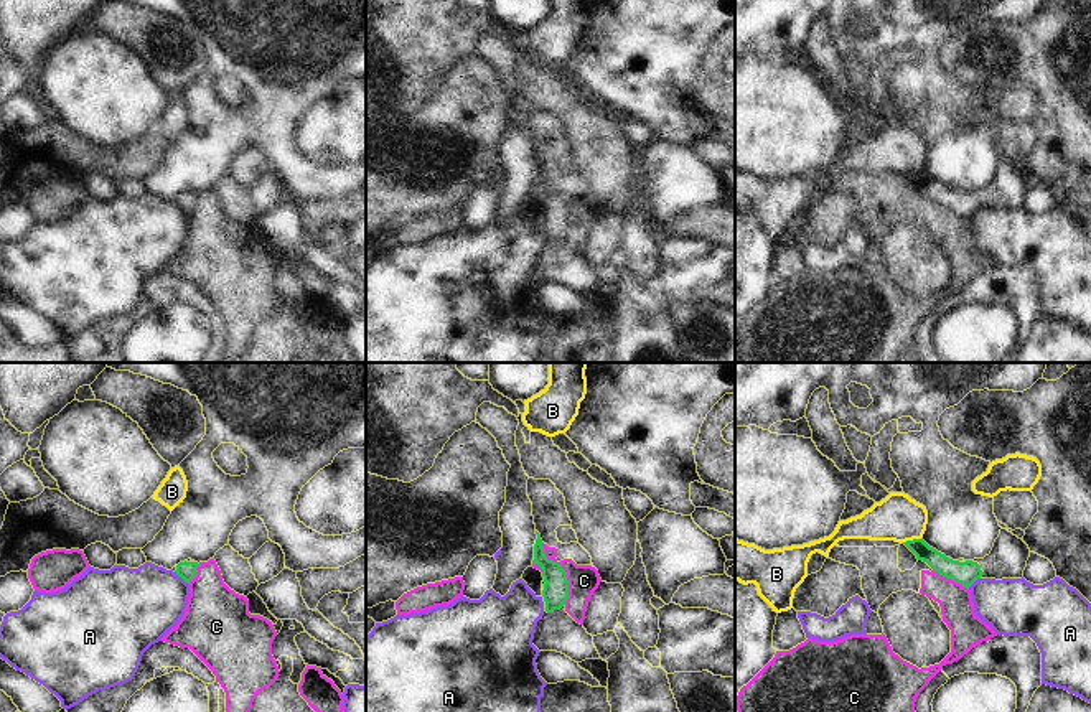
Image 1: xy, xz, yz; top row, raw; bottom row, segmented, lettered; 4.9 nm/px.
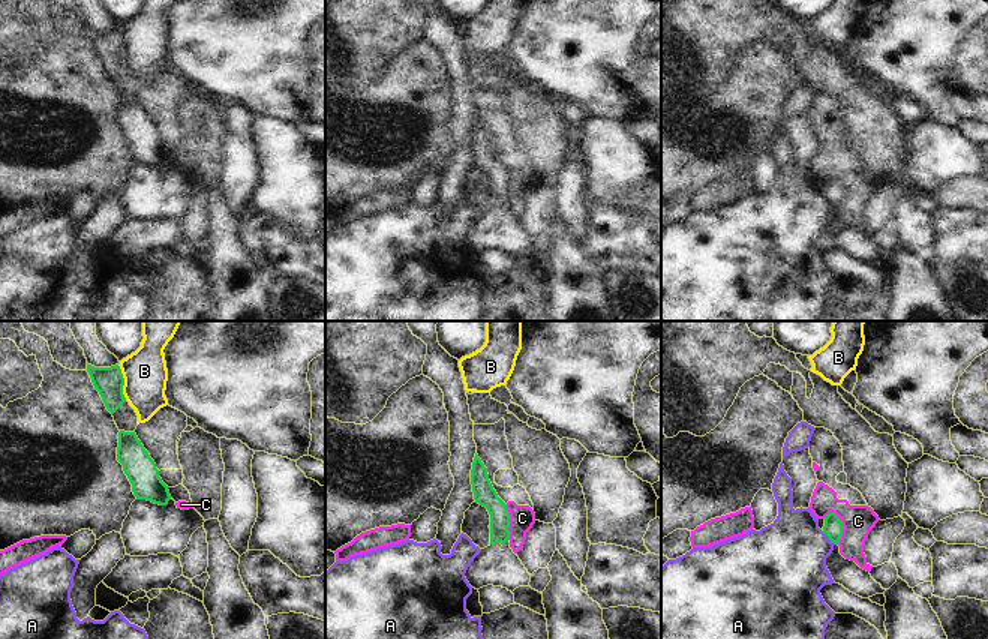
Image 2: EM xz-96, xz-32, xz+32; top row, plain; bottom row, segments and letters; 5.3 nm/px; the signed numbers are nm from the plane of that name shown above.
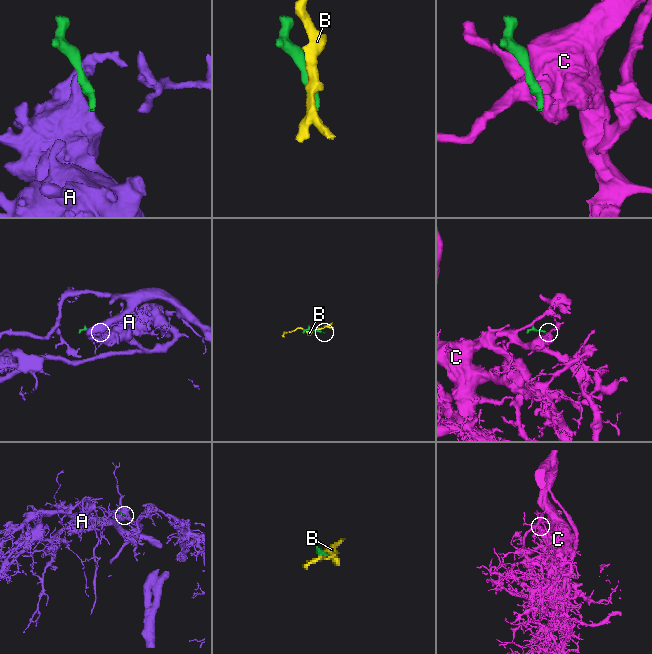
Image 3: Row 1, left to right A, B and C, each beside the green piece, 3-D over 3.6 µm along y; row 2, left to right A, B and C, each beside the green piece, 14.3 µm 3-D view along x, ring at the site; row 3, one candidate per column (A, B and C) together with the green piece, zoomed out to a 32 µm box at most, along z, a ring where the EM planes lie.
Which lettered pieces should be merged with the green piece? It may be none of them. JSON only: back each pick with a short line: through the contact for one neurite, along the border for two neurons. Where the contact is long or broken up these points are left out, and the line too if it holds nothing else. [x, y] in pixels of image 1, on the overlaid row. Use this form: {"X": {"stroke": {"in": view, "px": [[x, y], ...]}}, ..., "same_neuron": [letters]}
{"same_neuron": []}

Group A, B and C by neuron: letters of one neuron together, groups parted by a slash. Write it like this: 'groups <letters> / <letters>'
groups A / B / C

